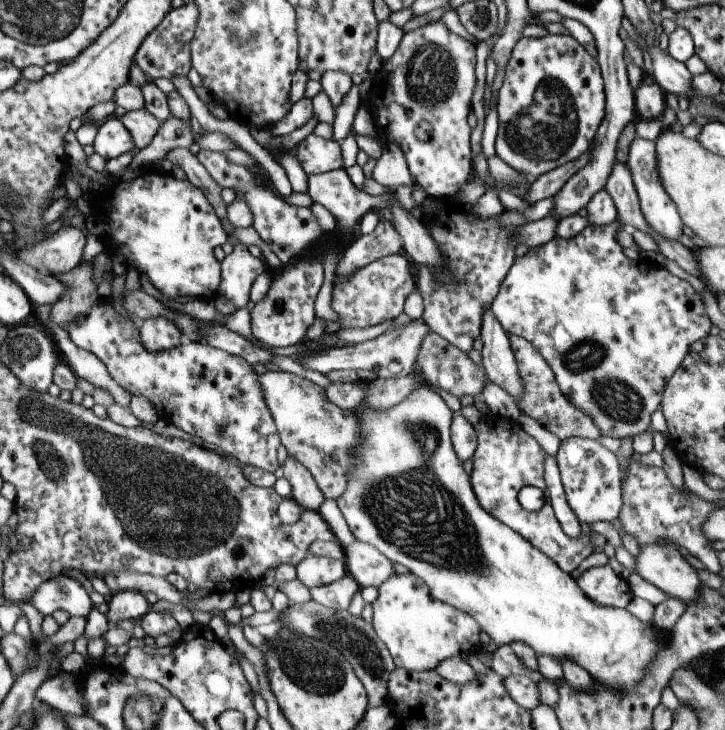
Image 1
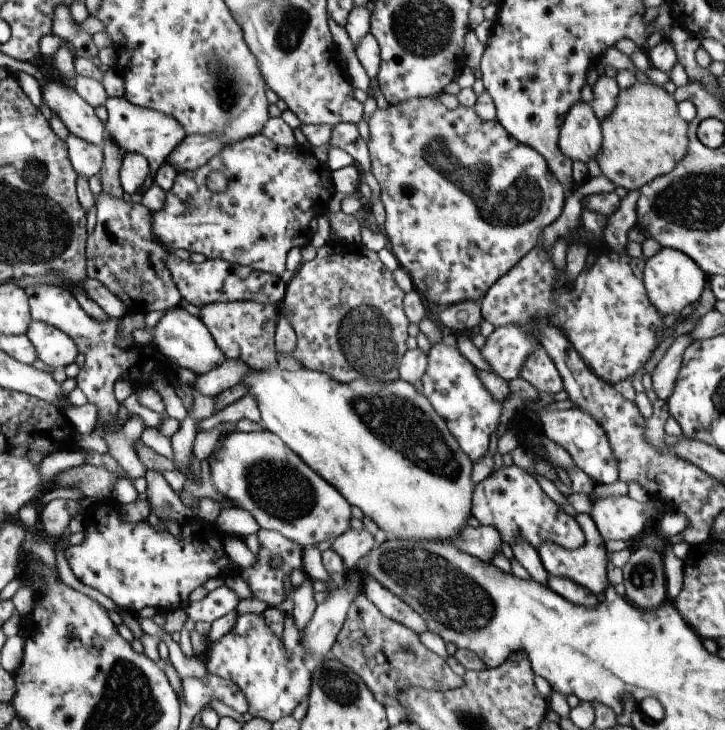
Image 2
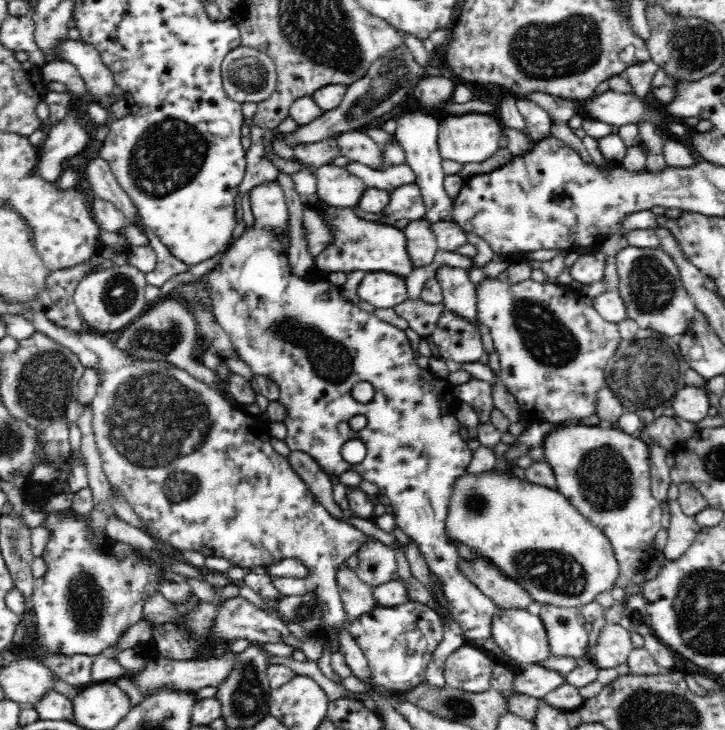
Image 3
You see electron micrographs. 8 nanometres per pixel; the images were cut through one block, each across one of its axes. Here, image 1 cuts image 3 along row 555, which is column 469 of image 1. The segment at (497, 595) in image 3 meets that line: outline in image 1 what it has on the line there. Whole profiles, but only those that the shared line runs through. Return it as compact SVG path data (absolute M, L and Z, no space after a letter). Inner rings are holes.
M488 413L485 418L481 417L473 428L476 448L471 456L473 468L469 481L480 508L527 540L566 574L573 572L586 560L593 553L593 548L606 544L605 538L599 534L599 528L596 527L587 534L580 533L577 537L569 537L562 532L549 503L542 478L546 453L531 436L523 432L517 421ZM521 486L535 486L545 494L545 504L540 510L525 511L519 506L517 494Z

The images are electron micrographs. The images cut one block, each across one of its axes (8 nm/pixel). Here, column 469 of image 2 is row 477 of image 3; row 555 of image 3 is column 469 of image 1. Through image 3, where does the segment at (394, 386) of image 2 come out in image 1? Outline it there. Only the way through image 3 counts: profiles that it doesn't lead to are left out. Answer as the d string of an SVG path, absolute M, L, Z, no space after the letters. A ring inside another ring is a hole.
M421 384L414 392L411 392L404 400L387 409L373 409L362 402L360 406L351 411L358 425L358 441L354 452L354 459L346 470L346 488L344 492L335 499L337 508L343 515L349 531L356 540L372 545L377 548L391 563L396 562L407 568L407 570L423 580L428 592L433 599L449 604L451 607L465 612L478 623L479 629L487 633L493 646L507 645L514 641L522 641L527 644L535 655L548 655L559 660L570 659L581 666L592 678L595 684L601 684L611 689L630 690L642 680L644 672L648 669L654 655L665 646L663 640L657 636L658 632L651 623L644 624L631 616L626 609L603 607L594 604L583 595L577 587L576 580L570 574L562 572L555 563L544 556L537 548L534 548L527 540L518 536L511 528L493 519L475 499L469 476L463 470L462 461L457 458L450 442L450 423L452 412L447 408L445 402L433 391L429 385Z

